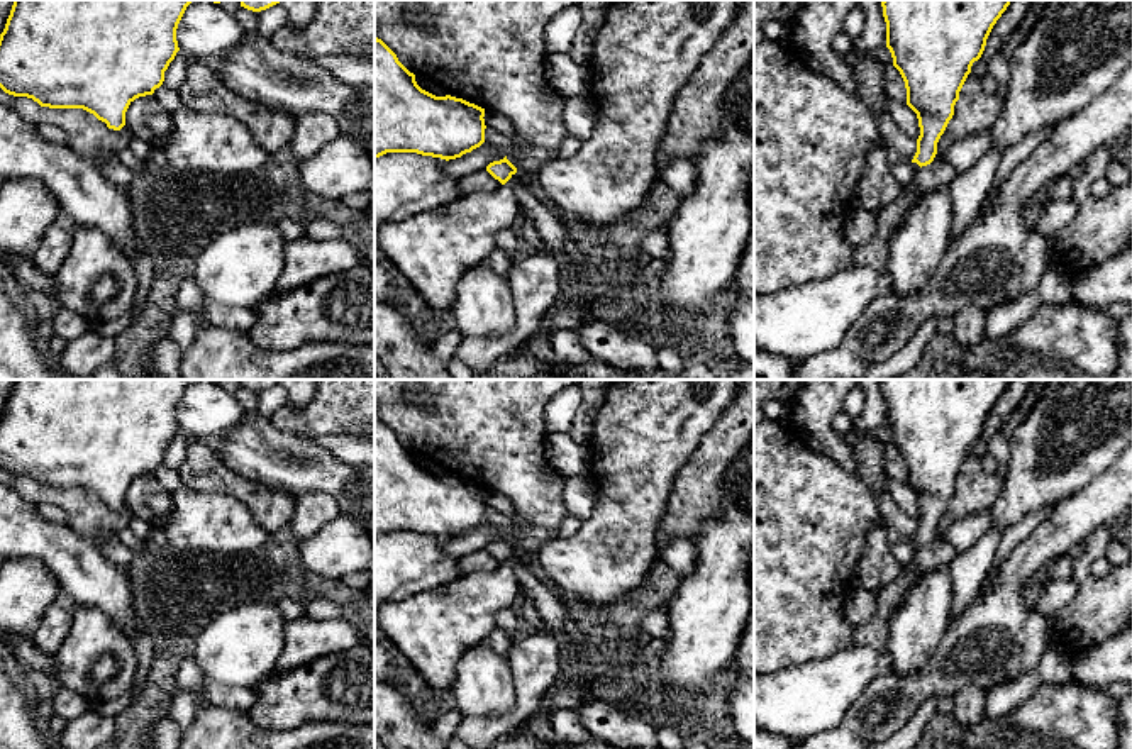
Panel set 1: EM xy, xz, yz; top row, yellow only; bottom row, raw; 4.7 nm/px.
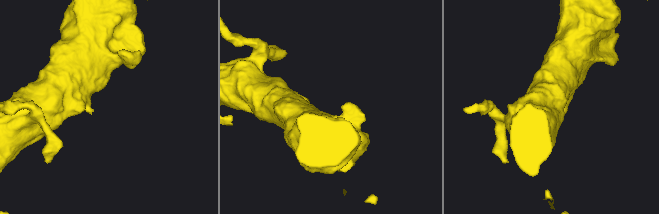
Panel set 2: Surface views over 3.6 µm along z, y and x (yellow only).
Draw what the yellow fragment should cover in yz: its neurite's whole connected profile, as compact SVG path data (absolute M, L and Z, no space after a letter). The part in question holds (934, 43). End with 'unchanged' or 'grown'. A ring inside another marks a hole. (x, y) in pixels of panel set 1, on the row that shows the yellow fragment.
M883 0L886 47L917 114L920 136L912 163L934 161L959 92L986 39L1012 0Z; unchanged

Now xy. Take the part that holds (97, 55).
M14 0L0 34L0 88L41 107L83 108L108 129L120 130L129 105L163 85L164 71L180 51L178 24L191 2L197 0Z; unchanged

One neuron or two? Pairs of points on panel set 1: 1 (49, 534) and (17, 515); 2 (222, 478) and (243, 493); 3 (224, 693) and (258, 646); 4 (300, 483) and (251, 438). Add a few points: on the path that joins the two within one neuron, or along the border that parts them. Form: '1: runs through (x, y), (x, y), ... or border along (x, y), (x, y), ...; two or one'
1: runs through (41, 534), (36, 534), (26, 524); one
2: runs through (227, 482), (238, 488); one
3: border along (205, 676), (216, 682), (253, 687); two
4: runs through (288, 471), (263, 449); one

